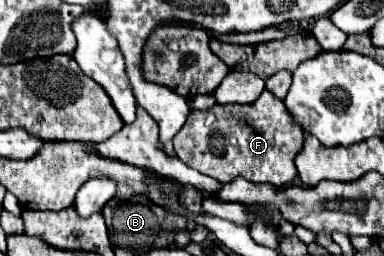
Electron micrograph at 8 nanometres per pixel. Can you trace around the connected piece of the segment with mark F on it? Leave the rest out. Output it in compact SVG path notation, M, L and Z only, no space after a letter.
M265 90L257 102L247 106L227 104L219 108L217 104L207 112L193 110L187 124L175 134L173 144L179 160L183 160L189 168L219 182L229 182L229 178L243 176L251 182L271 182L275 186L287 186L297 176L295 156L303 148L303 140L305 134L293 122L291 114L287 114L283 100Z

